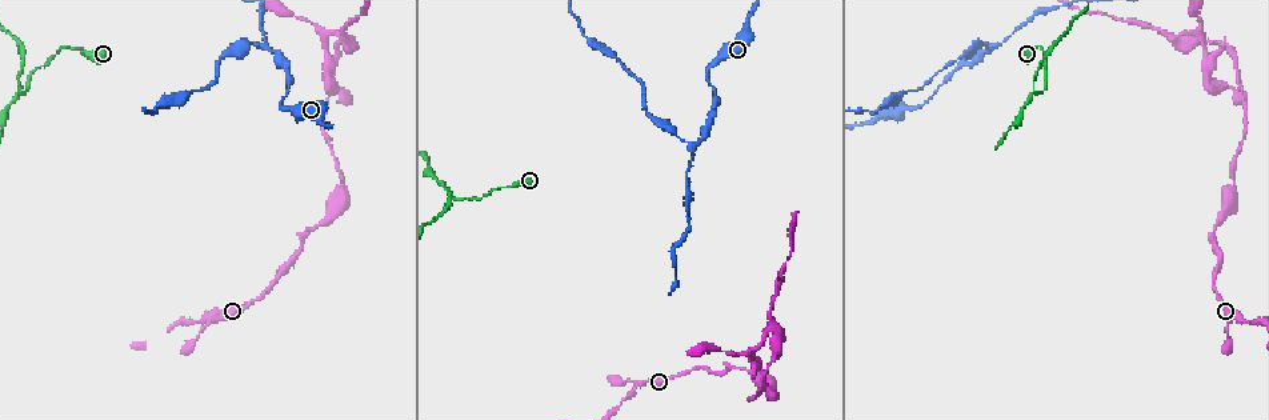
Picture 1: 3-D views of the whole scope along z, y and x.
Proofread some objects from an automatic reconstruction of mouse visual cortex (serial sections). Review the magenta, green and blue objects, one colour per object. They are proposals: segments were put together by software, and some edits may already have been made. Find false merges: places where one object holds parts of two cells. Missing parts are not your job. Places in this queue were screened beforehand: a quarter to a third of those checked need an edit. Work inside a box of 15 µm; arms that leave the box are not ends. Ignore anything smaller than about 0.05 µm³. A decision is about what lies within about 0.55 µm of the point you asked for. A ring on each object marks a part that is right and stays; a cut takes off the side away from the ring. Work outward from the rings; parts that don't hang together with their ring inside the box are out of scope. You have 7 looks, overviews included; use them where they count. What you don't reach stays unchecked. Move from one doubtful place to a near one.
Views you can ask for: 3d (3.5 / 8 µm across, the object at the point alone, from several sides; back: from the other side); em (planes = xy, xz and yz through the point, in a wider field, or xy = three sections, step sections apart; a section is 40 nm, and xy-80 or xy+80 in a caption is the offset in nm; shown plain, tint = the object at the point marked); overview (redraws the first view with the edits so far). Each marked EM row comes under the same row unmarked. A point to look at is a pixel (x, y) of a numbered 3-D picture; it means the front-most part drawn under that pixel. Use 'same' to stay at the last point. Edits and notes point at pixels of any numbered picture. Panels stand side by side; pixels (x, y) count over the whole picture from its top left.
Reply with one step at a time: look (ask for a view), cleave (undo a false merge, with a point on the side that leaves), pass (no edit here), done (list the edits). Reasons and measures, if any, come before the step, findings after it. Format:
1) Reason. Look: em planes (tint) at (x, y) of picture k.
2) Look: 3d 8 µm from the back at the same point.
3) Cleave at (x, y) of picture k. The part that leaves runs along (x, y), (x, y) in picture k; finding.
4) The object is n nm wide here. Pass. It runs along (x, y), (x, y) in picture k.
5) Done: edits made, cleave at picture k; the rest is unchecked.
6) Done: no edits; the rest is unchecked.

Calibre changes. Look: 3d 8 µm at (909, 107) of picture 1.

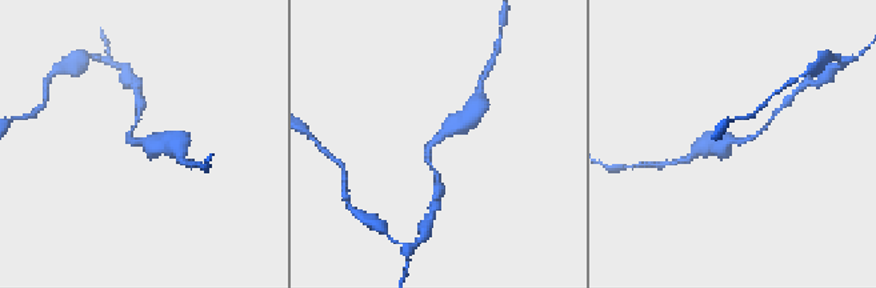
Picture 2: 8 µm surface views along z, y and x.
The arms are 100, 500 nm wide; now the EM. Look: em xy step 2 (tint) at (139, 140) of picture 2.

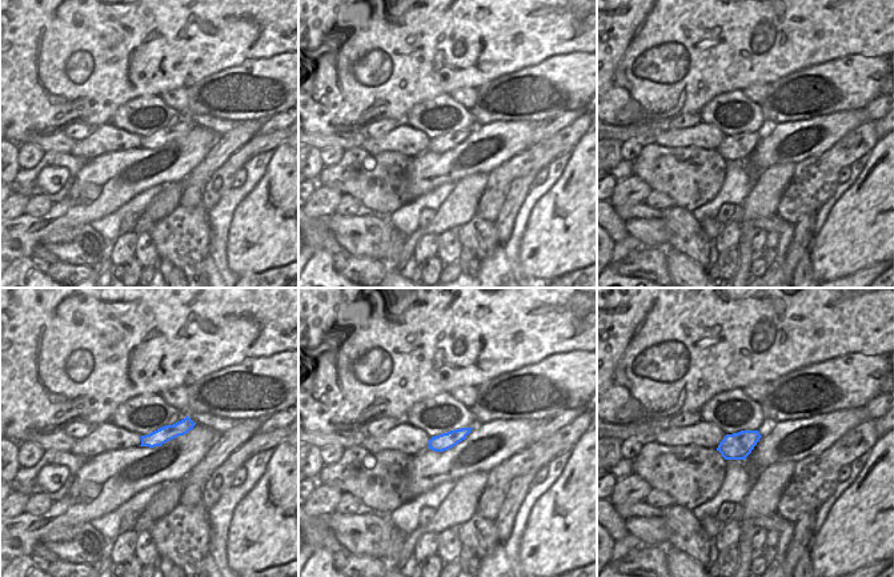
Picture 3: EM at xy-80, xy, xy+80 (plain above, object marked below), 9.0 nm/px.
Pass. It runs along (467, 123), (431, 144), (427, 162), (435, 170) in picture 2; all the same cell.

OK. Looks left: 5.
Side arm on a straight run. Look: 3d 3.5 µm at (265, 48) of picture 1.

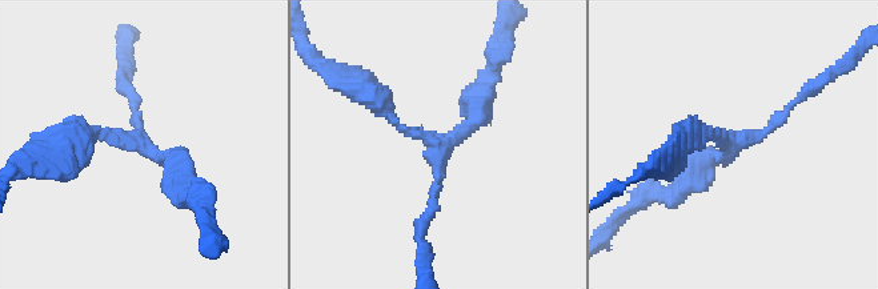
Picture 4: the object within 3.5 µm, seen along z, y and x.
Cleave at (392, 119) of picture 4. The part that leaves runs along (433, 141), (404, 132), (368, 93), (335, 73) in picture 4; a second cell is stuck on.

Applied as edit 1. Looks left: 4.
Two arms at a narrow angle. Look: 3d 3.5 µm at (1035, 93) of picture 1.

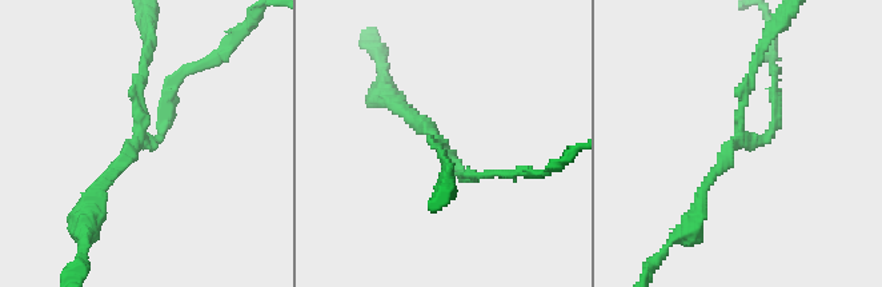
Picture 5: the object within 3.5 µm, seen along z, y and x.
3 arms meet here; the arms are 150, 150, 150 nm wide. Look: em xy step 5 (tint) at (741, 134) of picture 5.

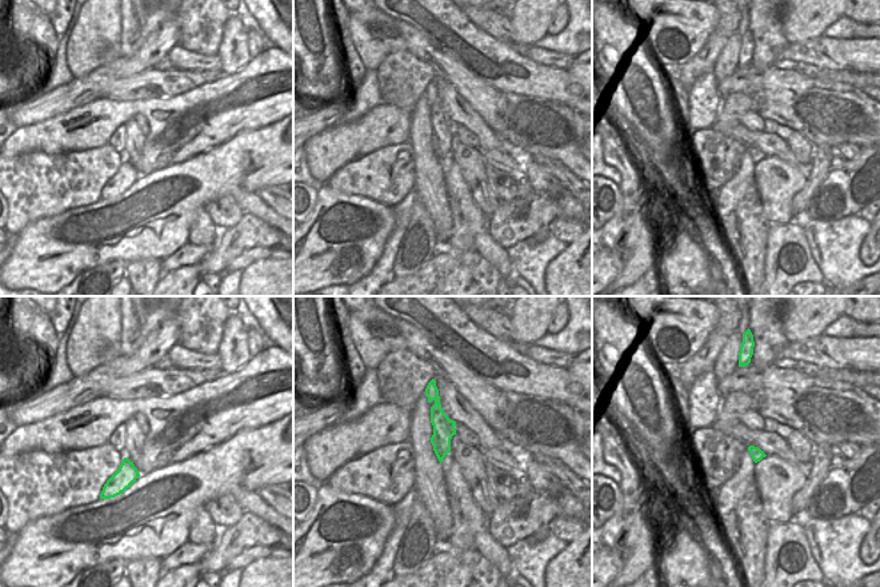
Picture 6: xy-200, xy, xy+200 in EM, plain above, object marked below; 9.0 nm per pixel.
Pass. It runs along (172, 92), (163, 132), (139, 132), (93, 199) in picture 5; all the same cell.

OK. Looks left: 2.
Done: edits made, cleave at picture 4; the rest is unchecked.

